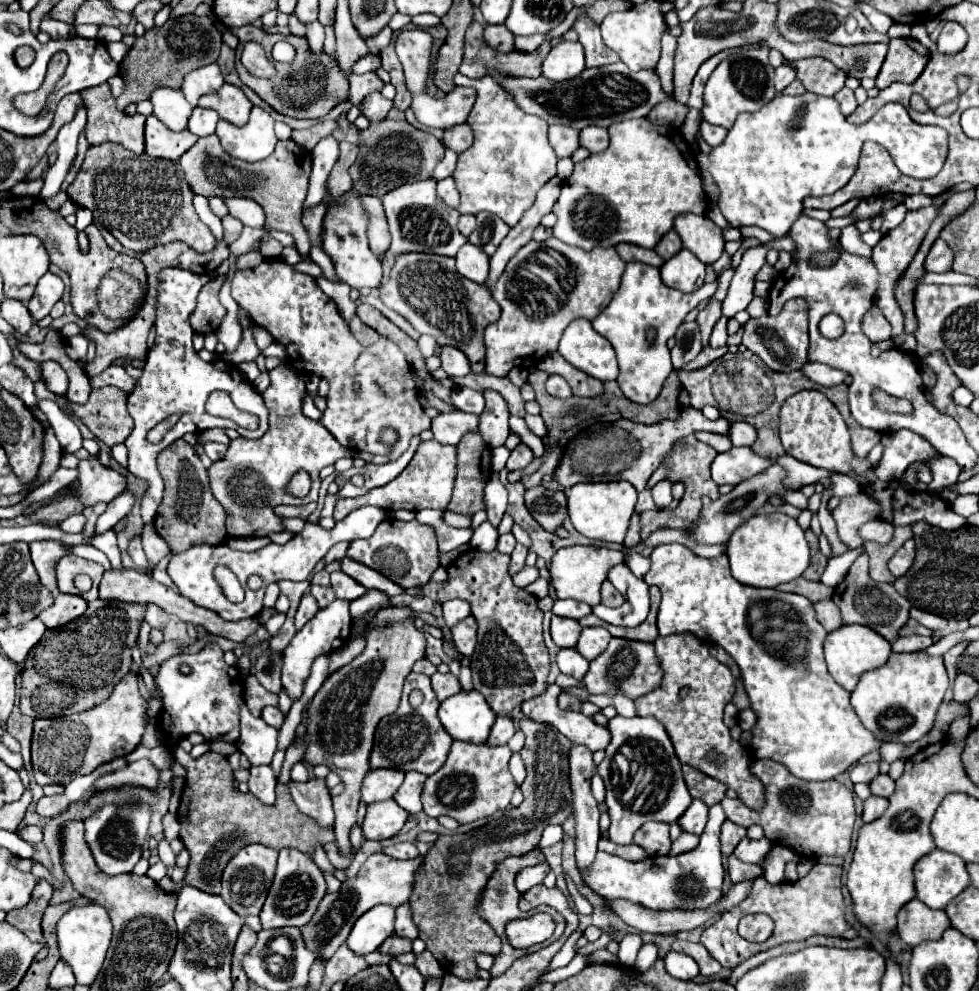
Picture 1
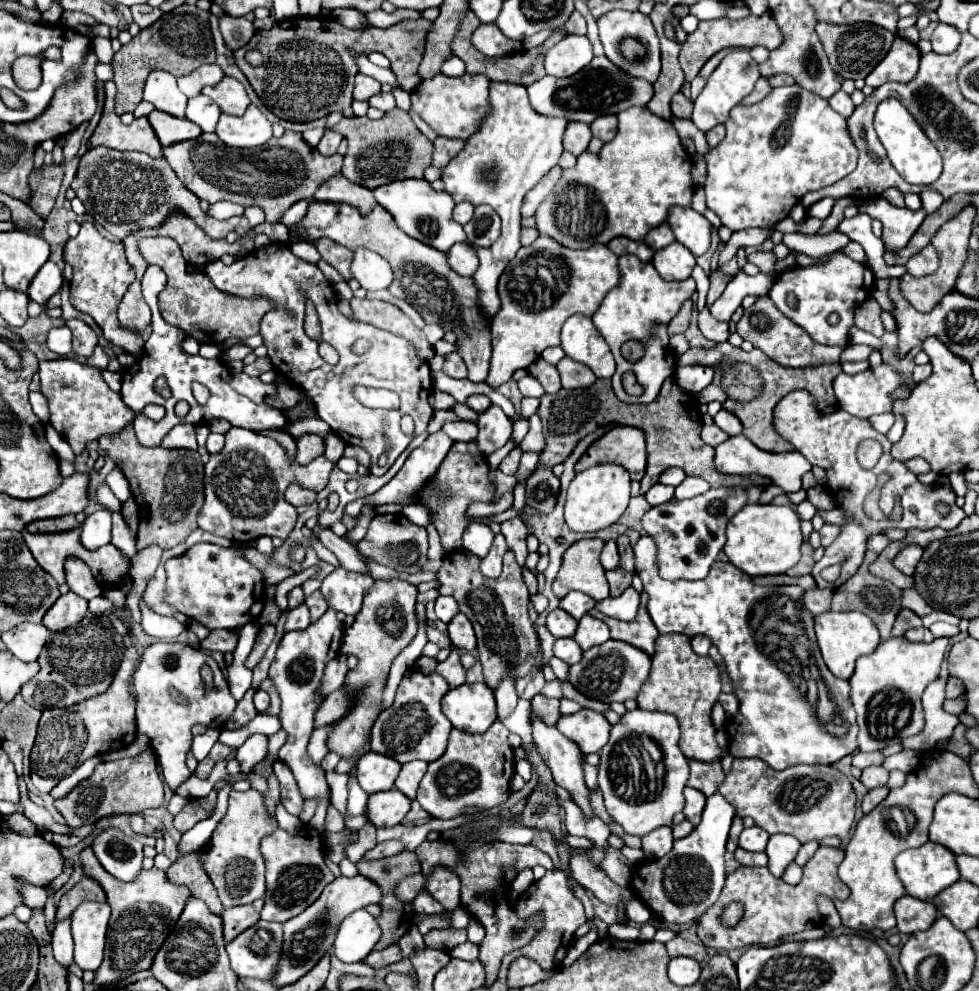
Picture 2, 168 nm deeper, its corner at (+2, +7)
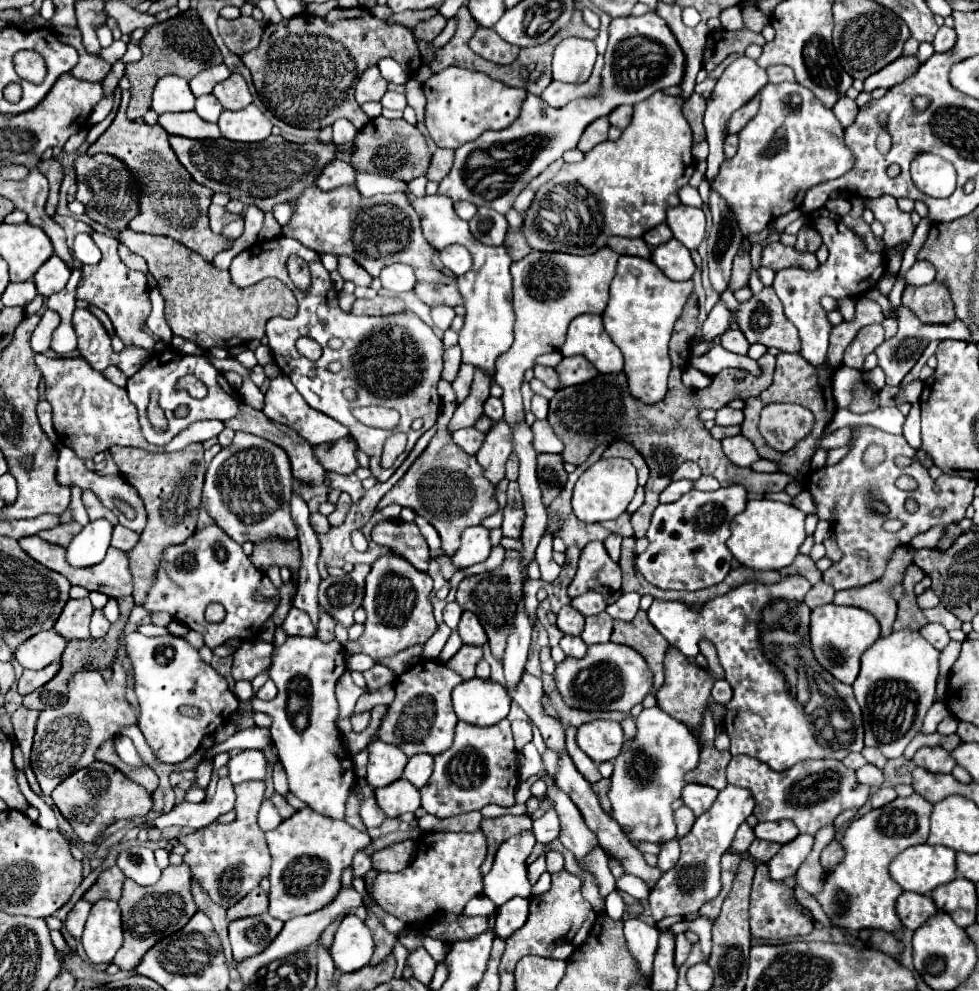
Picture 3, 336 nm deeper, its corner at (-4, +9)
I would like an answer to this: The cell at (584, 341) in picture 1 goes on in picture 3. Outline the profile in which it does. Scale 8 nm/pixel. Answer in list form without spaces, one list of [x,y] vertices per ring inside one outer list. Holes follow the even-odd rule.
[[[580,315],[568,327],[568,339],[562,355],[584,355],[600,373],[620,373],[622,353],[602,327],[600,315]]]

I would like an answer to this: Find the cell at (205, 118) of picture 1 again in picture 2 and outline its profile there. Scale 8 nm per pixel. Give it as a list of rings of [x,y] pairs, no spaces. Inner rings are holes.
[[[198,95],[198,97],[192,97],[188,101],[186,117],[192,123],[196,123],[202,131],[214,131],[216,123],[218,123],[218,117],[220,117],[220,109],[218,109],[218,105],[214,105],[210,101],[210,97]]]

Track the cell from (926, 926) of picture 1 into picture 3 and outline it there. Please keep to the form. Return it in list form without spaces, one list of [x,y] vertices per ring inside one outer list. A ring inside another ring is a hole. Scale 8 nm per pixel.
[[[906,891],[898,897],[896,911],[898,911],[898,917],[902,919],[902,925],[908,927],[910,931],[916,931],[930,917],[938,913],[932,897],[920,895],[920,893],[906,893]]]

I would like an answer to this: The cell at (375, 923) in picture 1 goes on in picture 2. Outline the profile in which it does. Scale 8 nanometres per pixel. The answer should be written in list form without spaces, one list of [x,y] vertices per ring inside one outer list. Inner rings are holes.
[[[358,909],[340,923],[334,941],[334,955],[344,963],[358,963],[374,949],[380,933],[376,919],[368,911]]]

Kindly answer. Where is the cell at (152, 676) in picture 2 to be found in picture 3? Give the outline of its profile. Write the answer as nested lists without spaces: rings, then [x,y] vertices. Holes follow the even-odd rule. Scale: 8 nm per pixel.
[[[132,631],[130,635],[124,635],[122,643],[134,667],[134,691],[140,703],[140,731],[164,763],[180,763],[188,759],[200,747],[204,735],[212,735],[220,725],[228,723],[230,715],[240,705],[238,697],[228,689],[228,681],[212,665],[204,663],[200,653],[182,637],[146,637],[140,631]],[[160,647],[170,647],[174,651],[170,661],[158,661],[156,653]],[[184,705],[198,707],[202,717],[186,717],[182,713]]]

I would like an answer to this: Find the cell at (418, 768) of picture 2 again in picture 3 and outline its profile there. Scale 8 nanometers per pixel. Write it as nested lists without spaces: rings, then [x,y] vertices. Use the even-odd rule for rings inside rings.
[[[420,753],[420,755],[408,759],[408,765],[406,765],[402,777],[408,779],[414,787],[422,789],[422,787],[426,785],[428,777],[432,775],[432,769],[434,769],[432,755],[428,755],[428,753]]]

